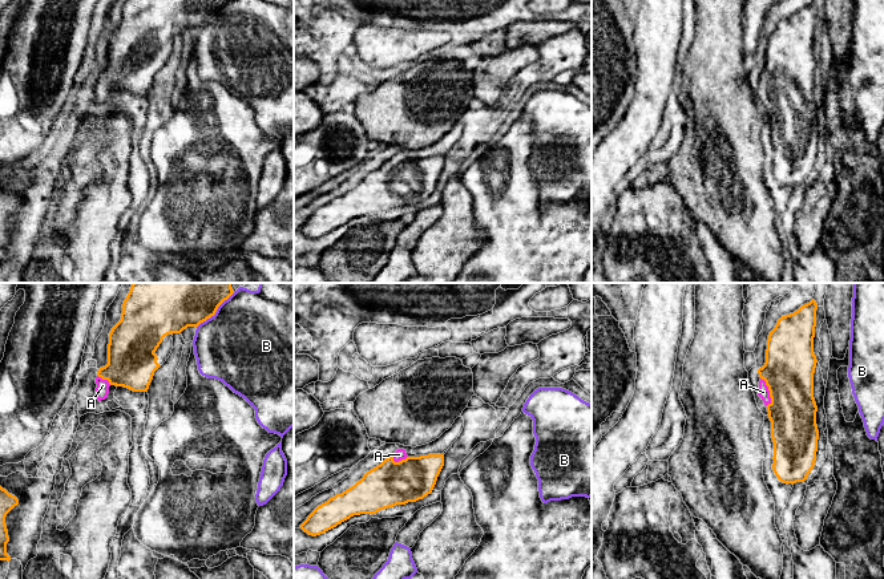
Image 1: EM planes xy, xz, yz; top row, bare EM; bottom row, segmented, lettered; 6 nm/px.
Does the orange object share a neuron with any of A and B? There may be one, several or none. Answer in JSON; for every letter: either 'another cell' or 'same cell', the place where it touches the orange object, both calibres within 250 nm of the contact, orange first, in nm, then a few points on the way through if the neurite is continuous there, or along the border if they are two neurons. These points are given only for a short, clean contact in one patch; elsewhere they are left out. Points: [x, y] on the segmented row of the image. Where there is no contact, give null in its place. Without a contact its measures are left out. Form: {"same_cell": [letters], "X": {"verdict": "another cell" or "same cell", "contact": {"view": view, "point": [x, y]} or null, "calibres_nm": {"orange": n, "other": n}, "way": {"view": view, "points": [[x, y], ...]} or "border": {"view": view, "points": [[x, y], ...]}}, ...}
{"same_cell": ["A"], "A": {"verdict": "same cell", "contact": {"view": "yz", "point": [770, 392]}, "calibres_nm": {"orange": 300, "other": 70}, "way": {"view": "yz", "points": [[790, 364], [787, 375], [770, 392], [763, 392]]}}, "B": {"verdict": "another cell", "contact": {"view": "xy", "point": [216, 311]}, "calibres_nm": {"orange": 500, "other": 500}}}

